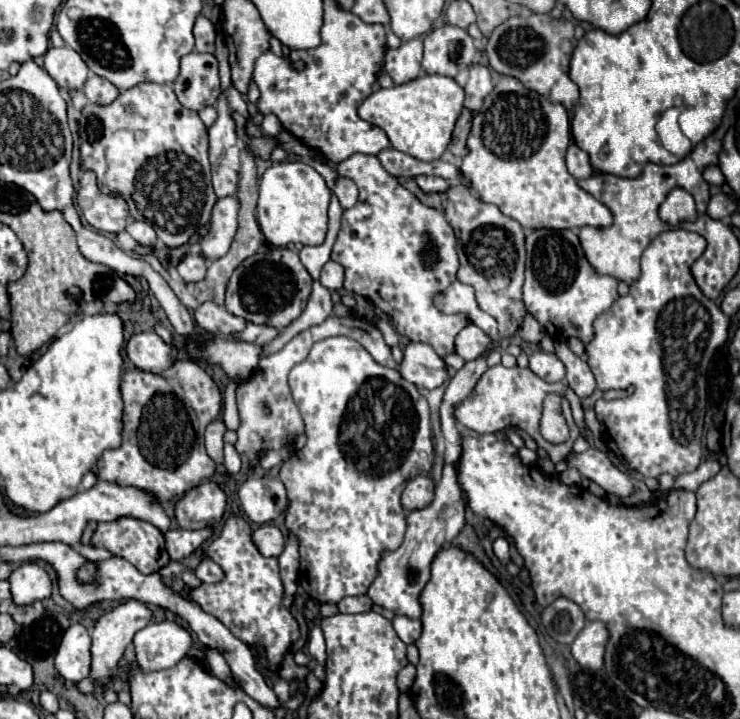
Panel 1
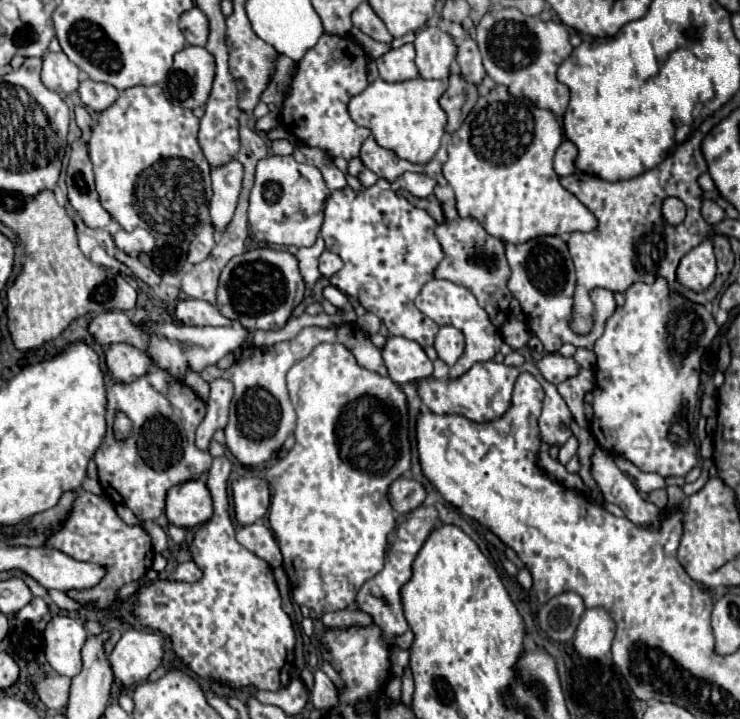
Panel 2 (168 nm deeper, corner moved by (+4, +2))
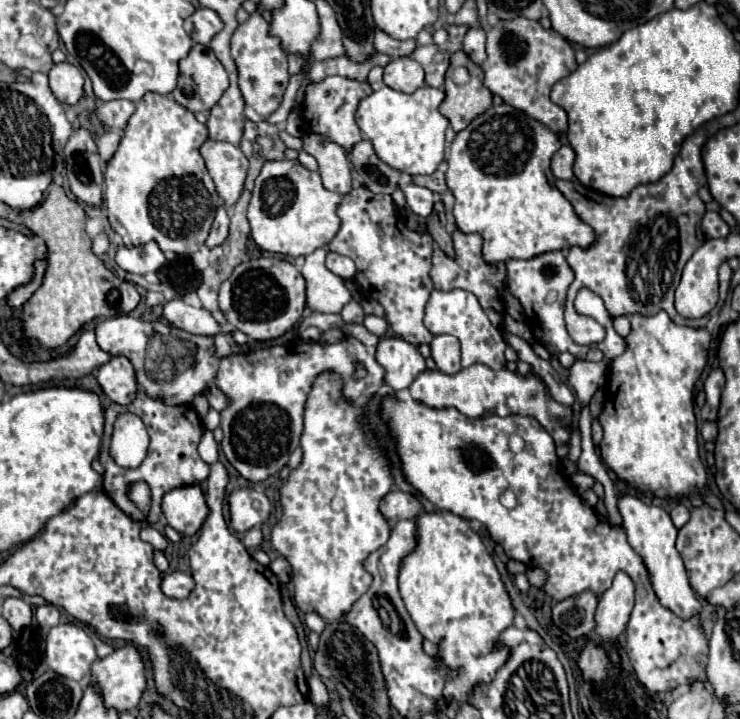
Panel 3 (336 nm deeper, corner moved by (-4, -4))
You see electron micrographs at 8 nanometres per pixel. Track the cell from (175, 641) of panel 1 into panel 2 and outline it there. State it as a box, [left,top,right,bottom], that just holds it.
[108,630,164,688]

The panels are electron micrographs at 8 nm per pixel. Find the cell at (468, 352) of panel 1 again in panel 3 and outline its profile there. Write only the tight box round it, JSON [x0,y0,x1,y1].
[432,336,462,374]

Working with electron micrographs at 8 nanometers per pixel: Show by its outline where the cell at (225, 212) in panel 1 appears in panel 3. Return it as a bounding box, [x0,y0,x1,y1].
[200,140,248,210]

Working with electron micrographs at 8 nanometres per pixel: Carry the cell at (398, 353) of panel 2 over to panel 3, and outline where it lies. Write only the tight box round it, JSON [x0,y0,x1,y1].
[376,338,426,390]

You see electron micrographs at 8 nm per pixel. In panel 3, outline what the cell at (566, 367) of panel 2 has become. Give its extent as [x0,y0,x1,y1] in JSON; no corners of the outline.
[568,360,608,406]

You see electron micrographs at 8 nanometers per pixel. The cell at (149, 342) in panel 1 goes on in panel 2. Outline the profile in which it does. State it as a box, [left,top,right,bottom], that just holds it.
[106,344,152,382]

